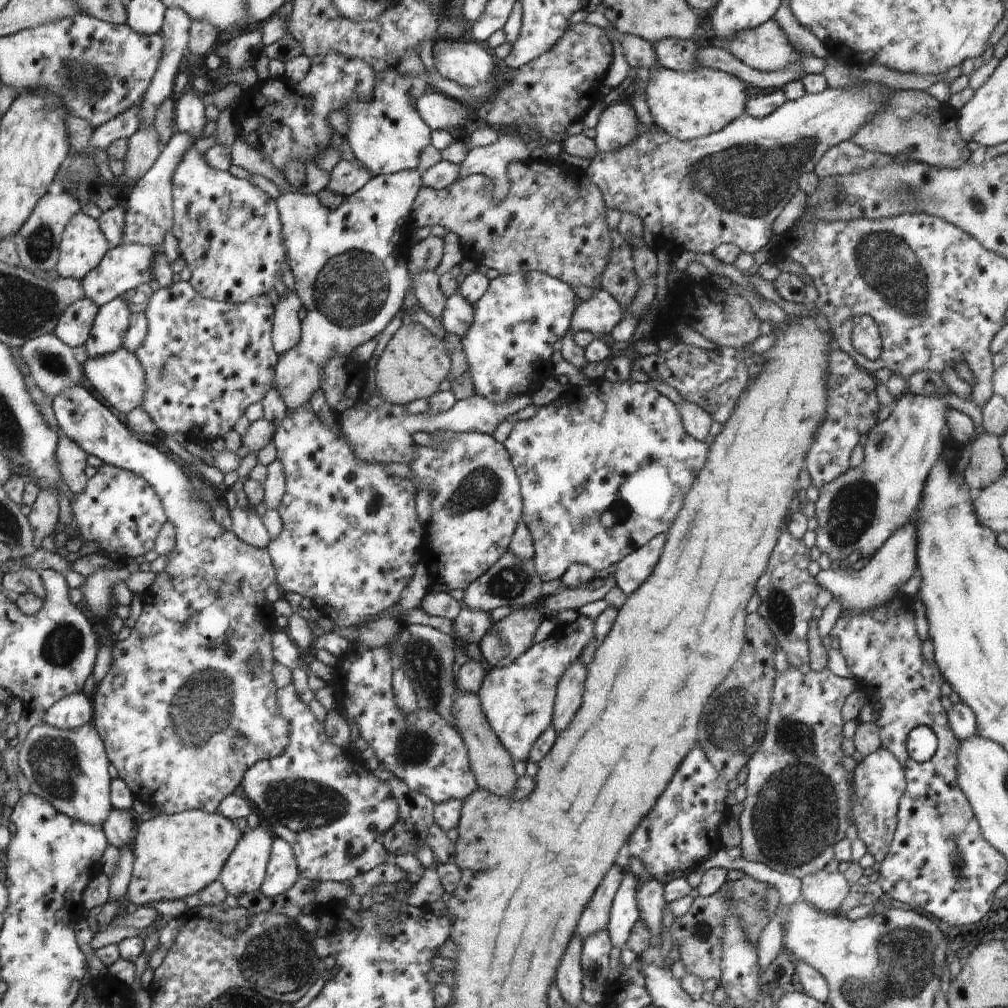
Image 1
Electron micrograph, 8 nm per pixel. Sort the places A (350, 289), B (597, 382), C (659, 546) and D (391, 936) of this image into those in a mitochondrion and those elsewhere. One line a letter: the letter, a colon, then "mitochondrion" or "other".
A: mitochondrion
B: other
C: other
D: other

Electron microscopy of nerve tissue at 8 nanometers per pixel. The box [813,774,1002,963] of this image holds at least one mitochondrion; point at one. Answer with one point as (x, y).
(958, 860)

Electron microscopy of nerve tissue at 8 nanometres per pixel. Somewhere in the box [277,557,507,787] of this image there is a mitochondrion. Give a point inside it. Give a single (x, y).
(421, 659)

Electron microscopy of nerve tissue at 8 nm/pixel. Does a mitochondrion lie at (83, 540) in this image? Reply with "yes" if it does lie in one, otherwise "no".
no

